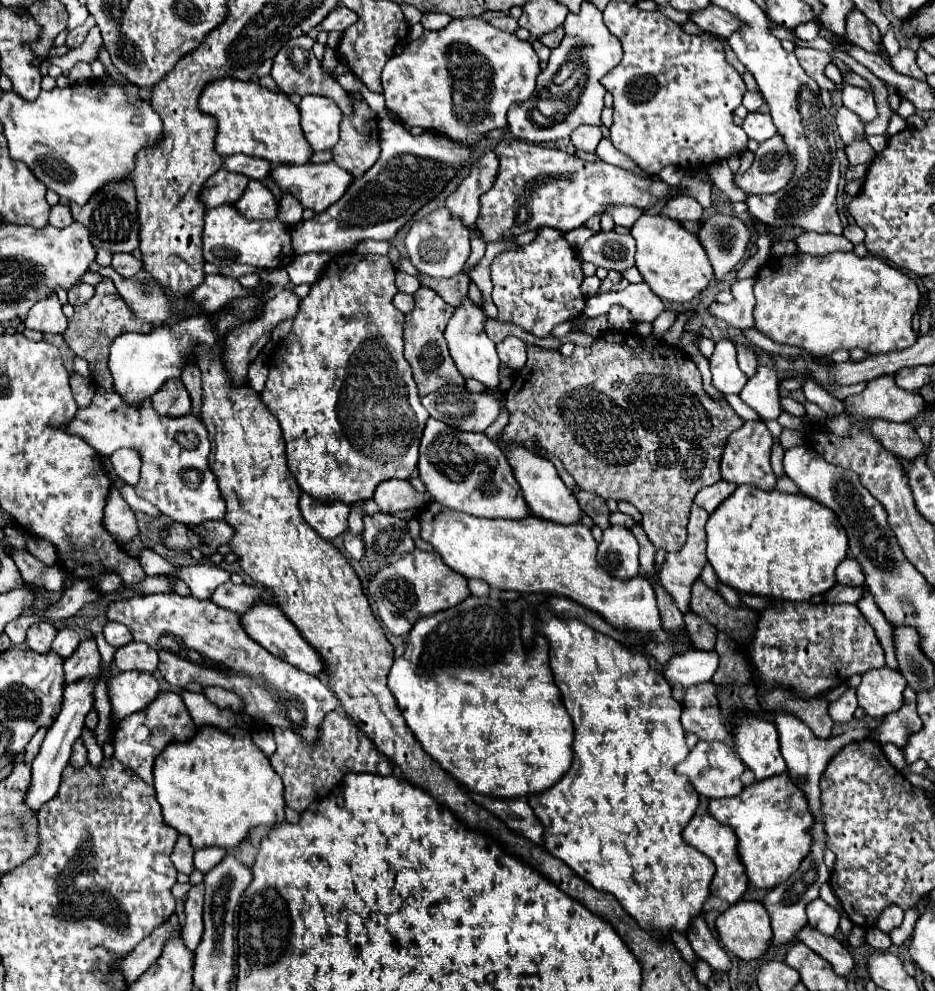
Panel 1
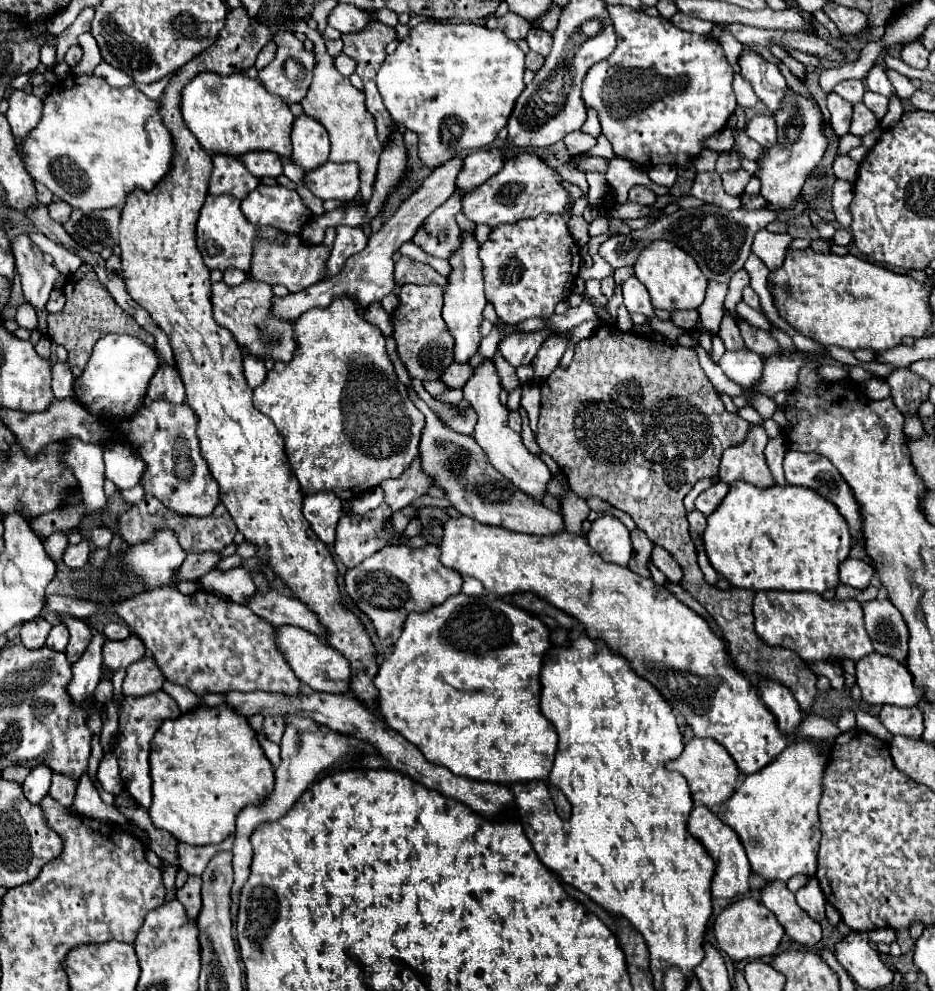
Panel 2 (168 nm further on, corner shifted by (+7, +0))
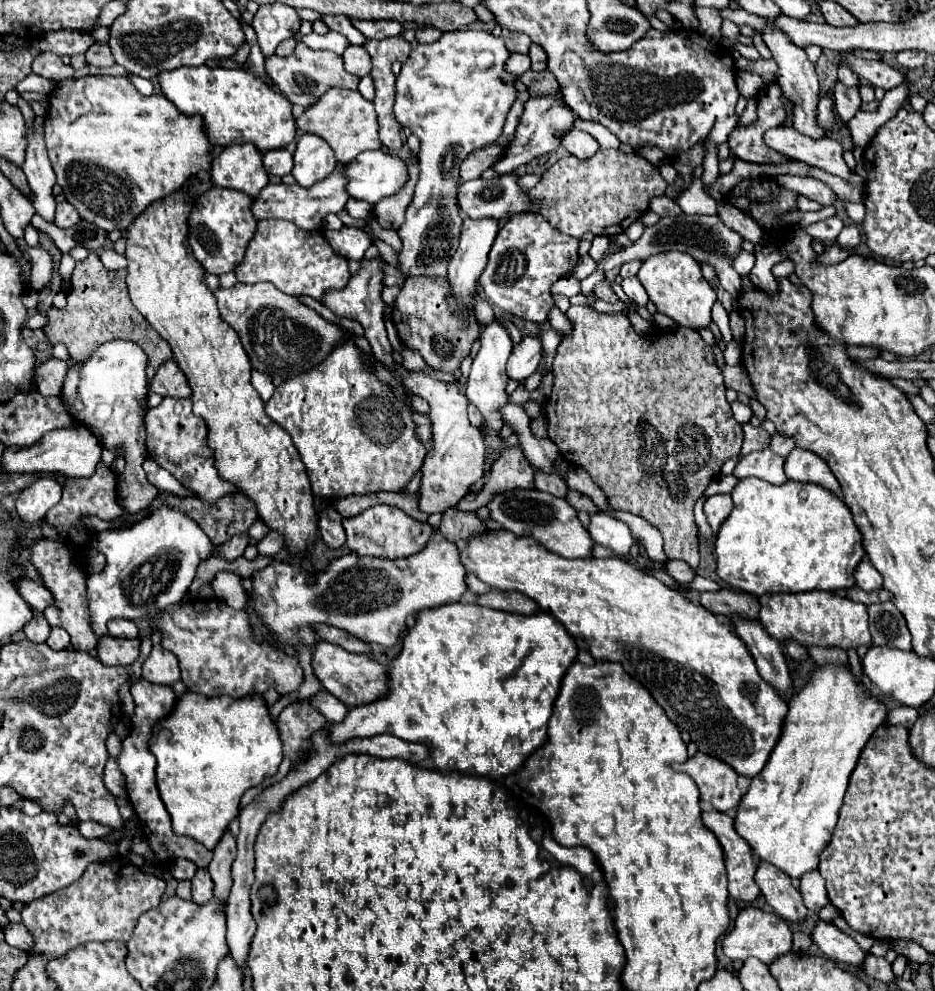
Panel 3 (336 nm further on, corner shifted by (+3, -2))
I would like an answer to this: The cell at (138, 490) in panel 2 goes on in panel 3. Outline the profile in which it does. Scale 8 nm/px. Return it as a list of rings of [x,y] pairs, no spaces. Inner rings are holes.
[[[114,339],[100,345],[86,363],[72,365],[62,387],[62,399],[66,403],[66,409],[74,415],[74,419],[88,427],[98,437],[104,449],[126,459],[126,469],[118,477],[120,505],[126,513],[138,513],[142,509],[148,509],[158,497],[158,489],[150,485],[142,469],[144,459],[148,457],[144,443],[144,415],[148,411],[146,367],[148,357],[142,351],[142,347],[130,341]]]

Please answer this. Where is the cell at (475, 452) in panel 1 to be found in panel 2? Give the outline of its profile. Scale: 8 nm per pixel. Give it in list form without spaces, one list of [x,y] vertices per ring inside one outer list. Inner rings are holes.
[[[392,336],[386,338],[386,348],[398,379],[408,389],[410,400],[426,415],[426,427],[420,441],[420,455],[422,455],[422,461],[426,463],[426,471],[430,471],[430,475],[438,479],[436,485],[446,491],[446,497],[452,501],[452,505],[466,517],[472,517],[486,525],[504,527],[508,531],[530,533],[530,535],[562,533],[564,519],[560,513],[550,511],[540,501],[518,491],[518,487],[514,487],[508,479],[504,479],[498,471],[494,471],[494,467],[490,467],[490,461],[486,459],[486,453],[478,447],[478,443],[474,443],[472,437],[460,435],[448,427],[442,427],[442,423],[436,419],[430,407],[414,392],[411,379],[397,354],[396,343]]]

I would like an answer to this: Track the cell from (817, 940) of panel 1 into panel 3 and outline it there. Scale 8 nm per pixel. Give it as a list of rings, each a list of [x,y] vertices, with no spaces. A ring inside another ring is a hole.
[[[760,863],[756,871],[756,883],[760,891],[764,891],[764,899],[776,915],[790,923],[802,923],[806,919],[808,909],[802,903],[802,895],[792,887],[786,873],[774,869],[774,865]]]

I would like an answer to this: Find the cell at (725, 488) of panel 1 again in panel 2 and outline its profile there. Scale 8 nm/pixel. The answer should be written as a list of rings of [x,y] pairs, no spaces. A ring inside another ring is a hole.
[[[714,483],[710,489],[706,489],[704,493],[700,493],[698,495],[698,499],[696,499],[696,509],[700,511],[700,513],[704,513],[706,517],[722,503],[722,499],[726,497],[726,493],[728,493],[728,485],[726,483]]]

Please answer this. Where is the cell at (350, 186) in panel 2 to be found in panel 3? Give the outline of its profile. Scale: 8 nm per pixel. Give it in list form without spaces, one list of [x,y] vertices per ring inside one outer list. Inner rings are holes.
[[[364,151],[344,165],[348,177],[346,193],[354,199],[378,203],[382,197],[396,193],[408,177],[402,159],[384,151]]]

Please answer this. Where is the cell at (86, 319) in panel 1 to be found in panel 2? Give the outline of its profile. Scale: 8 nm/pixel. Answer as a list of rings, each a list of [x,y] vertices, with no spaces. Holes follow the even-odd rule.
[[[84,263],[80,265],[80,269],[76,273],[72,273],[66,279],[66,285],[62,287],[64,295],[66,295],[66,305],[60,313],[50,313],[48,315],[48,337],[52,341],[56,341],[58,345],[66,347],[68,351],[68,365],[74,373],[74,377],[78,377],[82,373],[82,367],[86,365],[86,359],[90,357],[90,351],[94,347],[94,343],[108,333],[130,333],[130,335],[138,335],[138,339],[142,339],[146,345],[150,345],[154,349],[154,337],[150,333],[146,333],[134,319],[132,315],[128,315],[110,295],[110,291],[98,281],[98,275],[94,273],[94,269]]]

